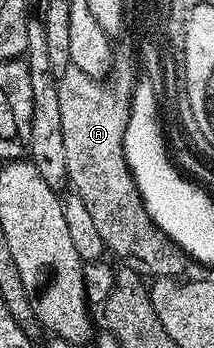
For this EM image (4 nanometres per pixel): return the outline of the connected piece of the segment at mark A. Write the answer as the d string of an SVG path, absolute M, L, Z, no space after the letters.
M122 64L118 80L103 90L99 87L100 80L93 80L84 70L73 66L57 77L68 166L66 179L73 195L84 198L84 206L88 206L96 230L104 238L106 252L113 253L121 267L136 270L143 278L177 280L187 275L188 257L148 214L134 172L125 161L124 134L133 98L134 71L132 64Z

